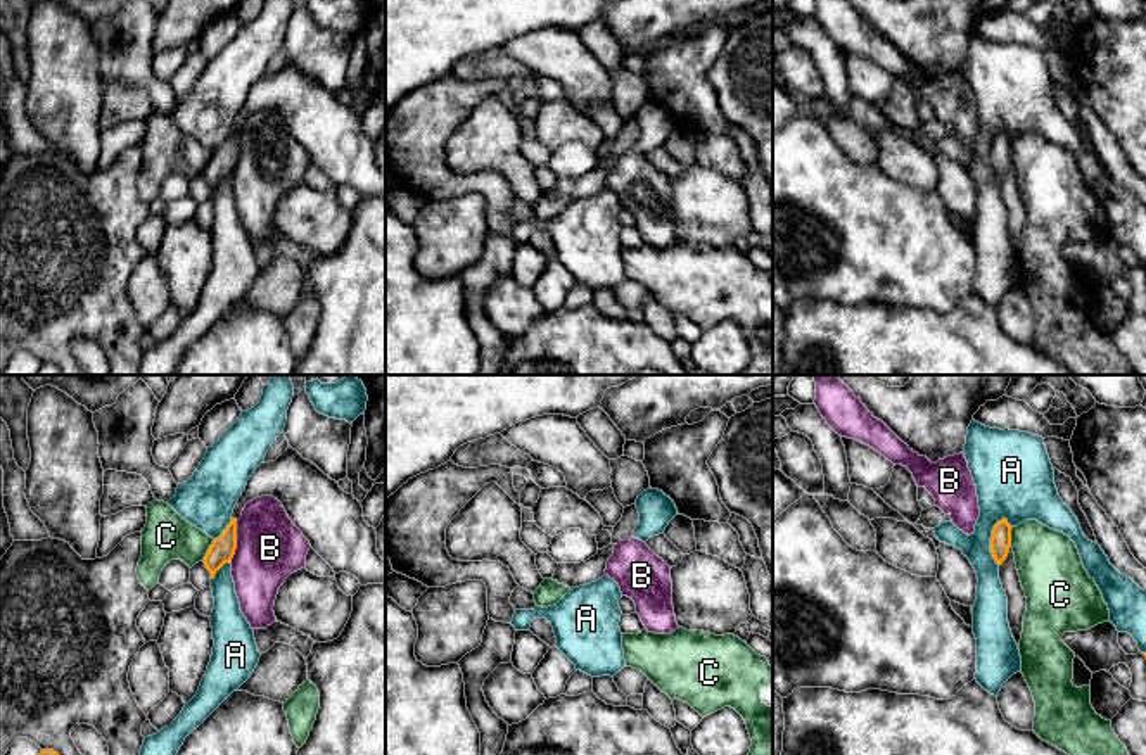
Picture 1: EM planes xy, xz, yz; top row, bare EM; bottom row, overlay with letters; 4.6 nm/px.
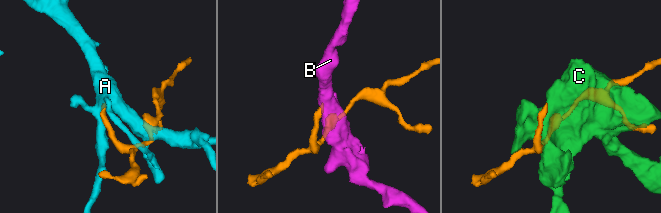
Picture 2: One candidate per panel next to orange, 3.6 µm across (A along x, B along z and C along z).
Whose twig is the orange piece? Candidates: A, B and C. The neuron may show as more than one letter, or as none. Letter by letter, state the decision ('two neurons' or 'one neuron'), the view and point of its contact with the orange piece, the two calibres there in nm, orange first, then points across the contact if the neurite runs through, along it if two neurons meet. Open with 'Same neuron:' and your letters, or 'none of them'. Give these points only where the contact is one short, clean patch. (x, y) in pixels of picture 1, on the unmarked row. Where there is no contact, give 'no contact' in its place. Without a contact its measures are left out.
Same neuron: none of them
A: two neurons | yz (991, 154) | 100/260 nm
B: two neurons | xy (235, 154) | 120/300 nm | along xy (237, 133), (237, 161), (230, 175)
C: two neurons | xy (208, 163) | 120/220 nm

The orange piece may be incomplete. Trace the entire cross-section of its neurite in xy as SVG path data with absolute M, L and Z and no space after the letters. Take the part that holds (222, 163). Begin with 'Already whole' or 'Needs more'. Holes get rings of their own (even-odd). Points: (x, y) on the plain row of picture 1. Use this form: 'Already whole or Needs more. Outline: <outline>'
Needs more. Outline: M290 59L275 74L261 76L247 93L245 104L233 121L232 135L223 147L213 154L202 173L211 192L214 192L225 176L232 176L237 162L237 133L242 130L245 117L261 109L273 109L282 116L292 136L335 187L347 185L354 188L361 199L385 197L385 173L382 173L377 164L377 145L365 135L361 116L353 107L344 105L335 93L304 73Z

